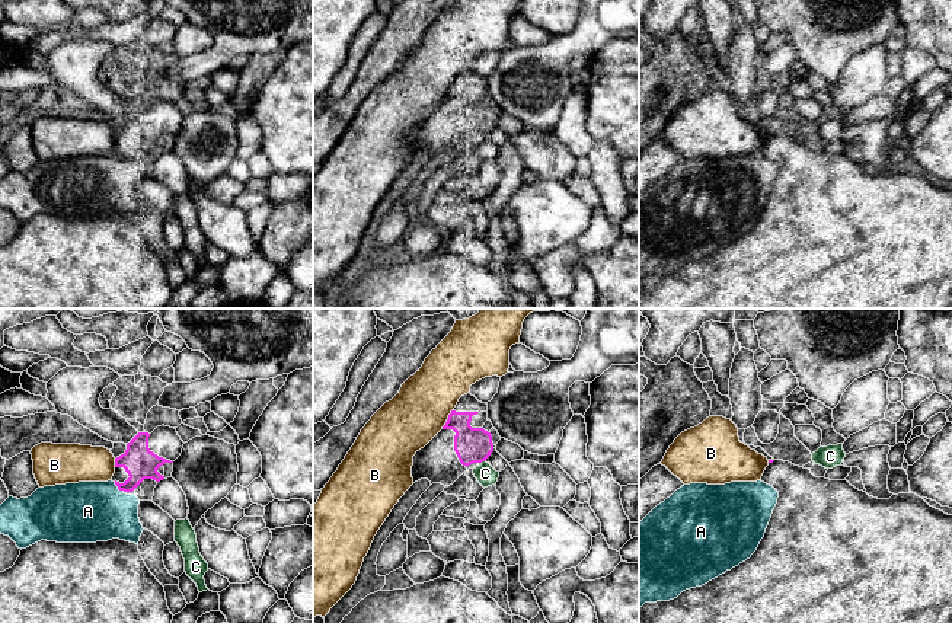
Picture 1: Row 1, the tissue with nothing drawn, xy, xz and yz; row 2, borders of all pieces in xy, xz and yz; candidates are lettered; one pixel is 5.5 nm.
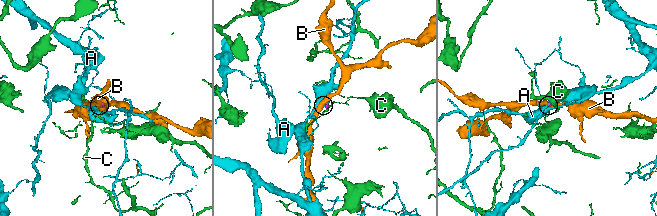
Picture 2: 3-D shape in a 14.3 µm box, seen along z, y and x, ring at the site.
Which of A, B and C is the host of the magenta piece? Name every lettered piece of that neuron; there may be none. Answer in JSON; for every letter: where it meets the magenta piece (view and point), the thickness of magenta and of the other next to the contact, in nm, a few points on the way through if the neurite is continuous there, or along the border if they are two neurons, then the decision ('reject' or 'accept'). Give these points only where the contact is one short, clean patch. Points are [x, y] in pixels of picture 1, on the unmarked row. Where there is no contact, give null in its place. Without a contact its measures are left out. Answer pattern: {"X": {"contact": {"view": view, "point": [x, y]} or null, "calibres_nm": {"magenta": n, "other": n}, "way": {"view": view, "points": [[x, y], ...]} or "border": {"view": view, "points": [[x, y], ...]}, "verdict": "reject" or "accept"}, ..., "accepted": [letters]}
{"A": {"contact": {"view": "xy", "point": [118, 162]}, "calibres_nm": {"magenta": 180, "other": 340}, "verdict": "reject"}, "B": {"contact": {"view": "xz", "point": [447, 93]}, "calibres_nm": {"magenta": 190, "other": 320}, "verdict": "reject"}, "C": {"contact": {"view": "xz", "point": [481, 136]}, "calibres_nm": {"magenta": 190, "other": 110}, "verdict": "reject"}, "accepted": []}

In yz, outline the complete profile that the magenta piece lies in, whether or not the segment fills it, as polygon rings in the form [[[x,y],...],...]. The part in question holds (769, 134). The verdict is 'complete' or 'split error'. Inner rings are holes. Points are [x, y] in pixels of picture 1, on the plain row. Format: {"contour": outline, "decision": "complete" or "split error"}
{"contour": [[[769,134],[761,156],[773,160],[779,172],[757,224],[731,245],[683,265],[674,274],[645,277],[639,282],[639,309],[952,309],[952,189],[930,180],[916,167],[878,173],[846,153],[815,151],[809,143],[783,134]]], "decision": "split error"}

